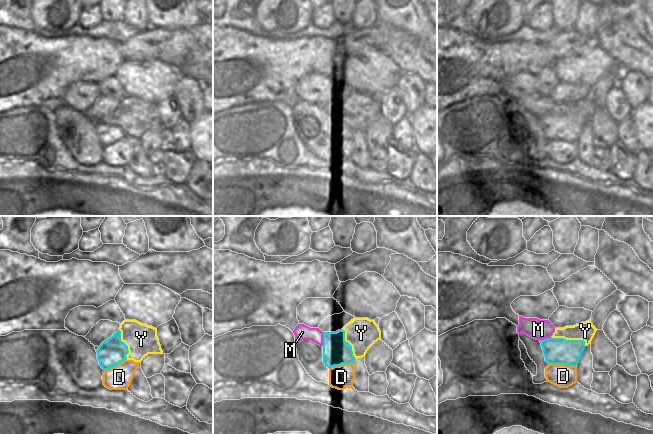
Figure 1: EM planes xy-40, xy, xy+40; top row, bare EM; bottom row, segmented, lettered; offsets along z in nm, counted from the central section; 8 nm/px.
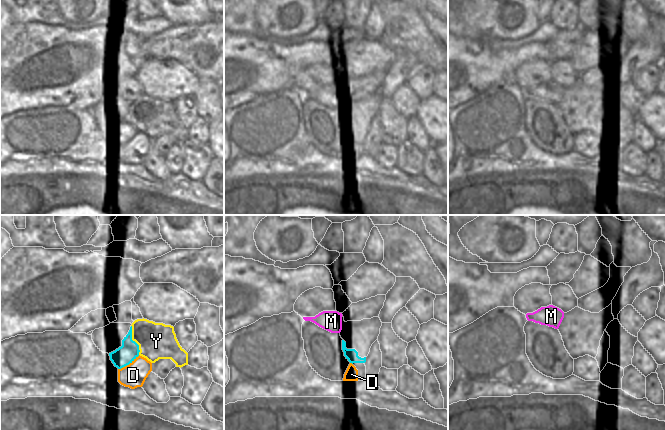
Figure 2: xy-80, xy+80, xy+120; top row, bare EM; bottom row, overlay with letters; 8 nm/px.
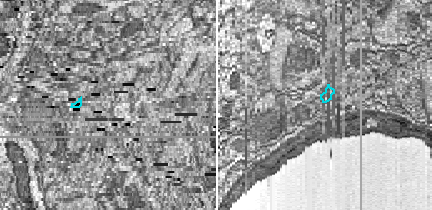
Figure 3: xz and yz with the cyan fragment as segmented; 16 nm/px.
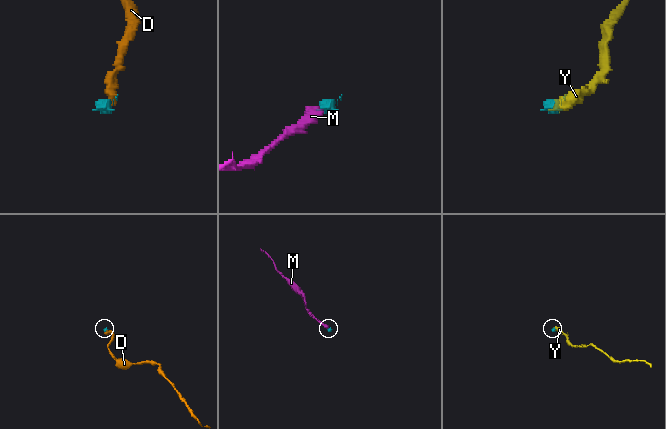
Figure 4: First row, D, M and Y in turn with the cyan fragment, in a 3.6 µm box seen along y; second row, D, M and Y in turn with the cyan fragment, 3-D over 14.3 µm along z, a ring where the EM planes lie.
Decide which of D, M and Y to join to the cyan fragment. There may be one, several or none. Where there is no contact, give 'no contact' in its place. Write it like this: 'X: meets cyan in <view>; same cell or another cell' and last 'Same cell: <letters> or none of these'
D: meets cyan in xy+40; same cell
M: meets cyan in xy; same cell
Y: meets cyan in xy+40; another cell
Same cell: D, M

